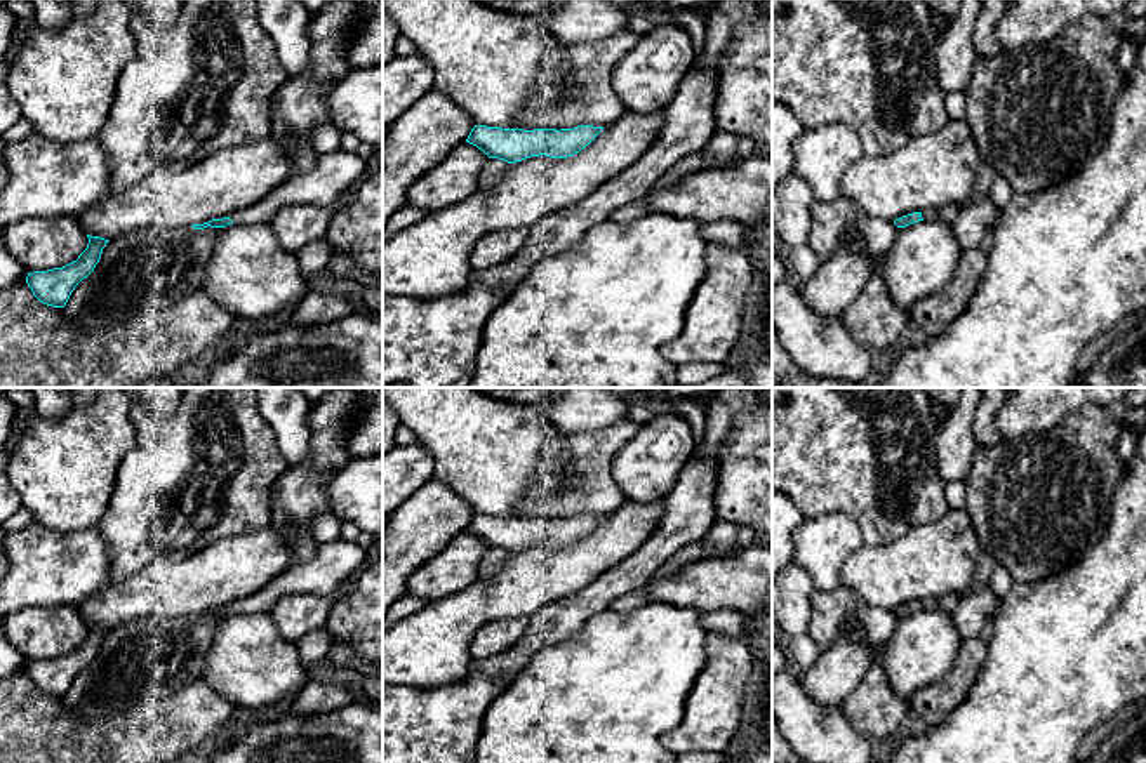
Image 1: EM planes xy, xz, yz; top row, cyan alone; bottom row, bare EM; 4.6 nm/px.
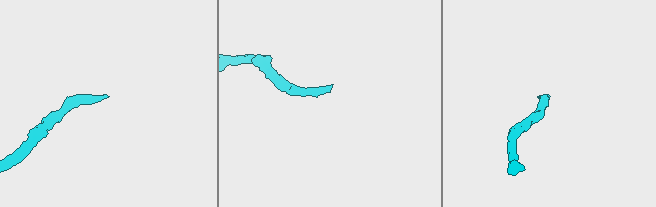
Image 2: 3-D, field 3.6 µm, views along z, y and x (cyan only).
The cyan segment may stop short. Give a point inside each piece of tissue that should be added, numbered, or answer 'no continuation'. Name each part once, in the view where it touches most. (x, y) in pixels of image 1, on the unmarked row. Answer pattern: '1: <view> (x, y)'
1: xy (320, 576)

